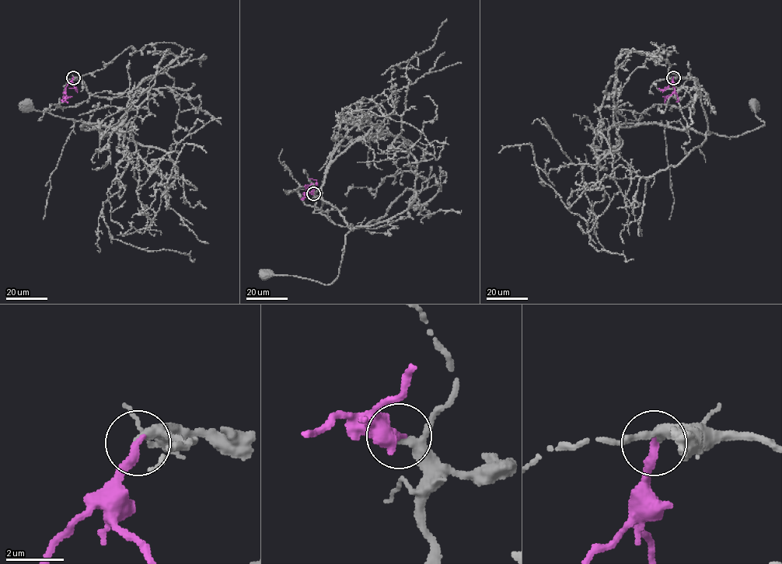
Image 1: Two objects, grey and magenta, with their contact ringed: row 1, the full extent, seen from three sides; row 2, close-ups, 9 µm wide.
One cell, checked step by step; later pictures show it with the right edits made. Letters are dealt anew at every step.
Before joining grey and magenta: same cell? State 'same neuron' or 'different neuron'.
same neuron

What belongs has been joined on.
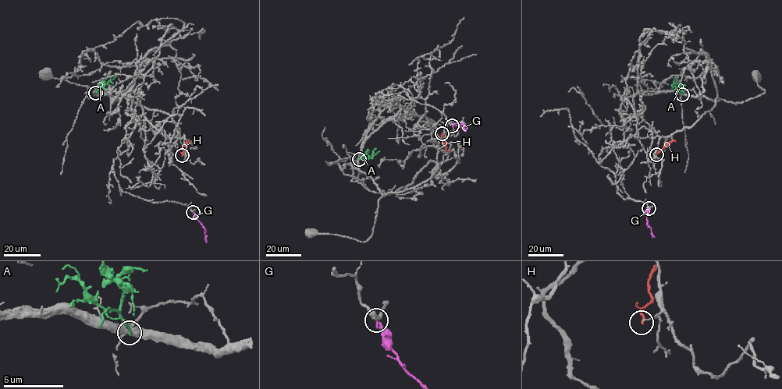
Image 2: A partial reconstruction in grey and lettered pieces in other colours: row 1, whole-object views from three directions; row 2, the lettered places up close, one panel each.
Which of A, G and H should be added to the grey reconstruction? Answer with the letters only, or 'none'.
none

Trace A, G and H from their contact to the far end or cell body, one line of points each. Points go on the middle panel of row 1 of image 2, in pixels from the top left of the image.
A: (359, 159), (367, 160), (379, 150)
G: (452, 125), (463, 124), (466, 131)
H: (442, 133), (446, 150), (449, 150)

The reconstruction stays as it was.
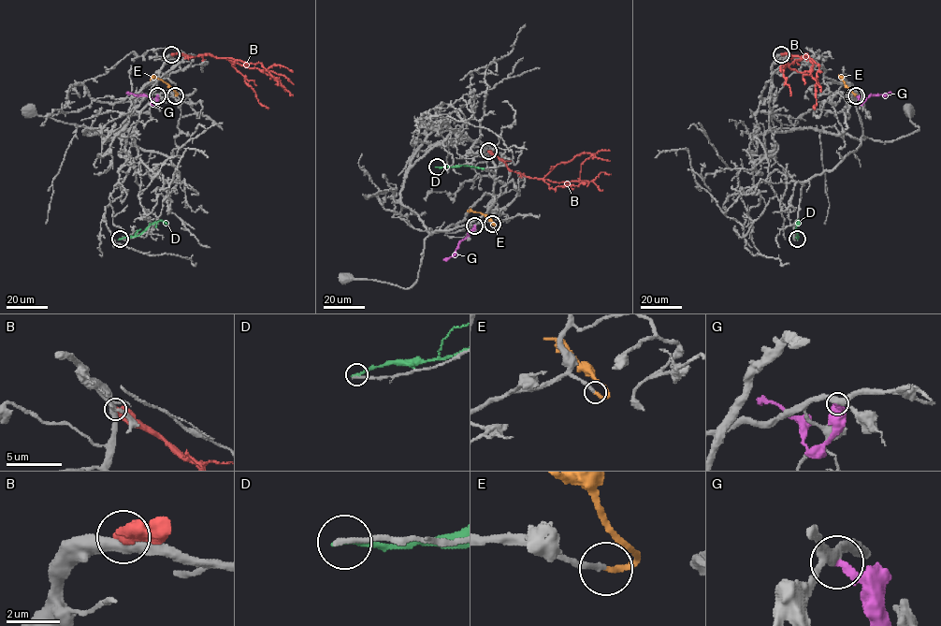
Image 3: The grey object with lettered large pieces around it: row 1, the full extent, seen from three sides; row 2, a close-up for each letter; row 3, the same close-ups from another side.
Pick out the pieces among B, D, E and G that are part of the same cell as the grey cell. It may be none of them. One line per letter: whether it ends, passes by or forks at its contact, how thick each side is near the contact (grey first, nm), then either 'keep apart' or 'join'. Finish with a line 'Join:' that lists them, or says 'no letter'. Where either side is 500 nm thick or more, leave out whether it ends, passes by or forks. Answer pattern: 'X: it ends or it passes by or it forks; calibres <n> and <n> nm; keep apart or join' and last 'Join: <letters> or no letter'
B: calibres 440 and 550 nm; keep apart
D: it ends; calibres 200 and 240 nm; keep apart
E: it ends; calibres 200 and 200 nm; join
G: it ends; calibres 280 and 320 nm; keep apart
Join: E

